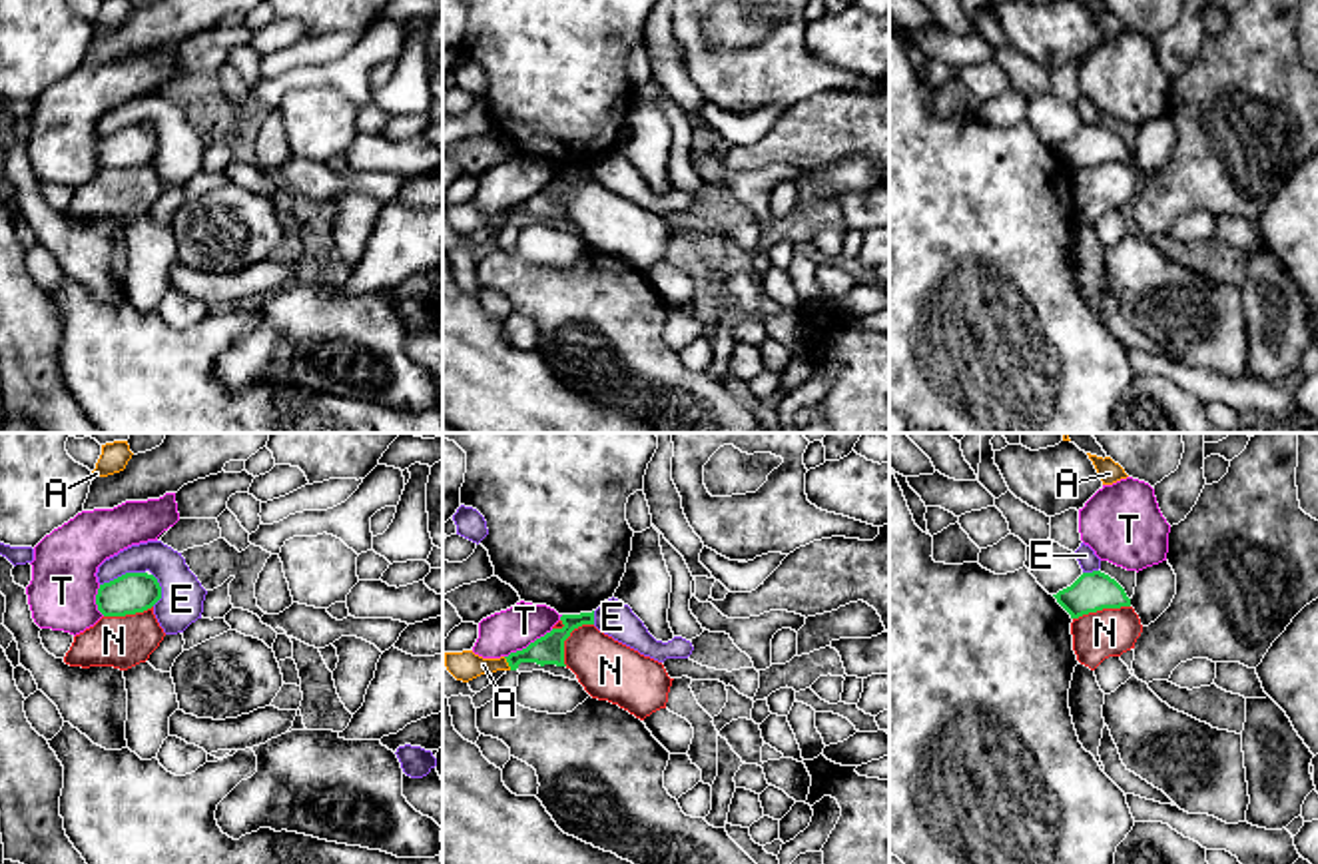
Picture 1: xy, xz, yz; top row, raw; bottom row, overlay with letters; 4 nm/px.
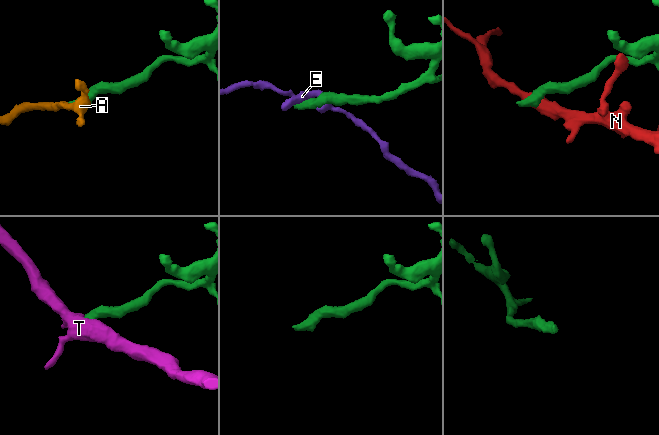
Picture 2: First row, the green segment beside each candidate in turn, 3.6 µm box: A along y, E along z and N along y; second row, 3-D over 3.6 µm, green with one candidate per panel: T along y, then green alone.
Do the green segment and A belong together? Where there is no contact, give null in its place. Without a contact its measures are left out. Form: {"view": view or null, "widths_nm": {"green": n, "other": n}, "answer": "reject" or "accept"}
{"view": "xz", "widths_nm": {"green": 120, "other": 120}, "answer": "accept"}

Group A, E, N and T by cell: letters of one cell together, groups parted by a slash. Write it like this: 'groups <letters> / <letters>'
groups A / E / N / T

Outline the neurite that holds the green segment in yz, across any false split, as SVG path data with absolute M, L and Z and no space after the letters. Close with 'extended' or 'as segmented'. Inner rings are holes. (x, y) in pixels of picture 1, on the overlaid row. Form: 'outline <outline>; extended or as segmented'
outline M1101 571L1083 573L1071 587L1053 597L1071 615L1071 619L1103 609L1131 607L1131 599L1125 589Z; as segmented

